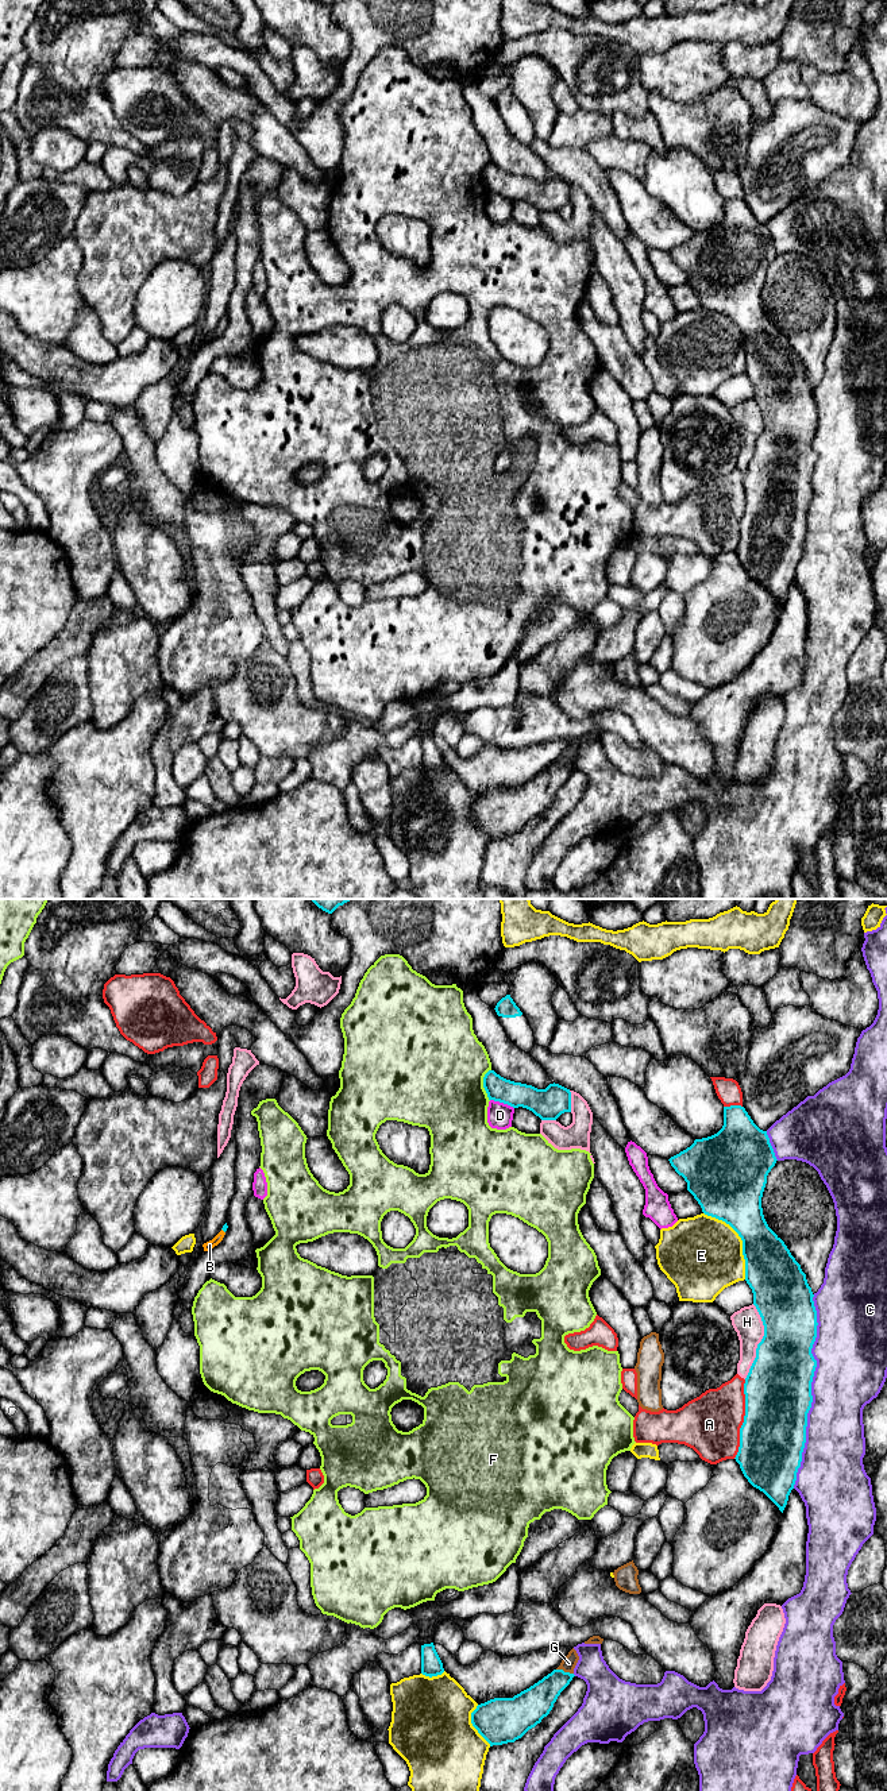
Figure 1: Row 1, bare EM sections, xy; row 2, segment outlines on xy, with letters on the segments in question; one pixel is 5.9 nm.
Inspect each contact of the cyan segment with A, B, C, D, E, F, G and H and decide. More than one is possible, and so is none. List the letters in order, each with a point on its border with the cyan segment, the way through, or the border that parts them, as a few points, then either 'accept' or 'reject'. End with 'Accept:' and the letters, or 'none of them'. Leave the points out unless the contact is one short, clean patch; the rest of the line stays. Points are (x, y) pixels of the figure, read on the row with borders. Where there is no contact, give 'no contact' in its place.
A: meets cyan in xy at (744, 1419); reject
B: meets cyan in xy at (223, 1230); runs through xy (224, 1227), (223, 1230), (209, 1245); accept
C: meets cyan in xy at (810, 1392); reject
D: meets cyan in xy at (502, 1101); reject
E: meets cyan in xy at (741, 1239); reject
F: meets cyan in xy at (484, 1085); reject
G: meets cyan in xy at (565, 1672); reject
H: meets cyan in xy at (760, 1342); reject
Accept: B

